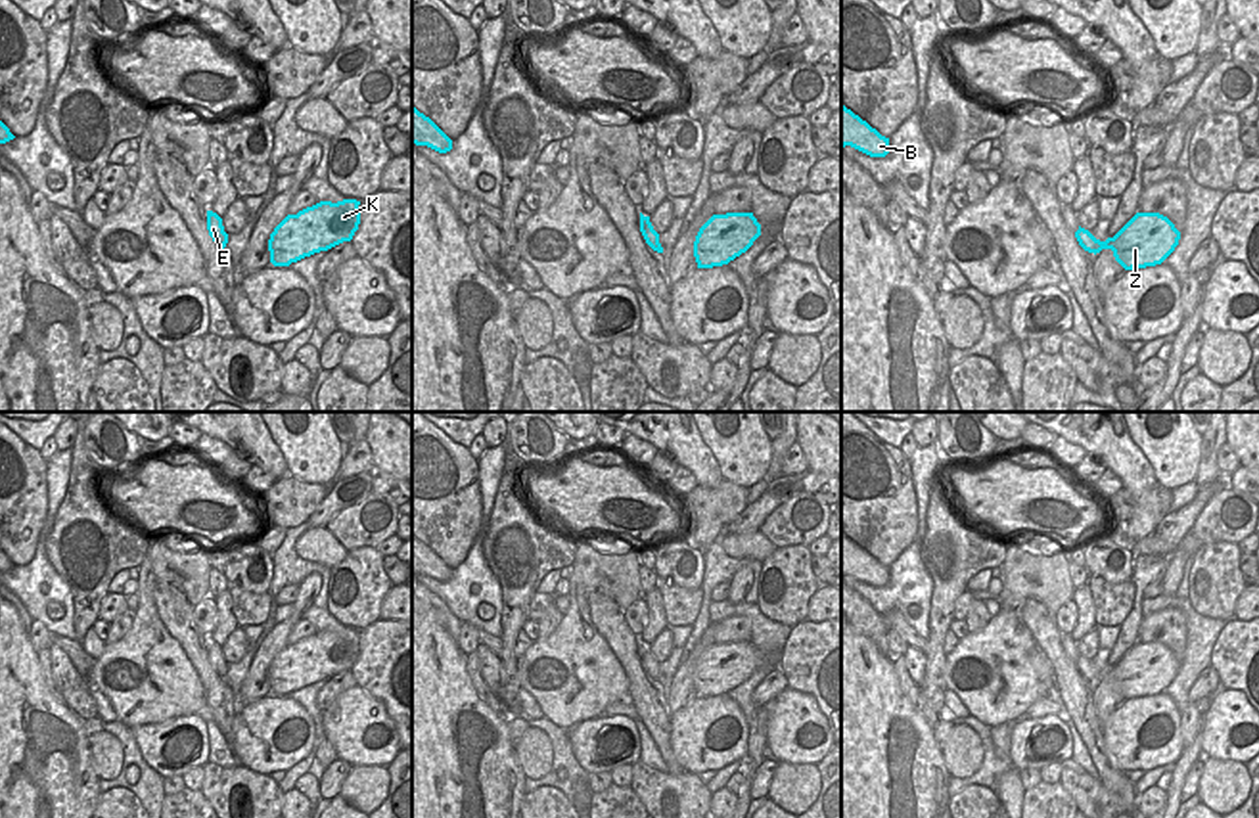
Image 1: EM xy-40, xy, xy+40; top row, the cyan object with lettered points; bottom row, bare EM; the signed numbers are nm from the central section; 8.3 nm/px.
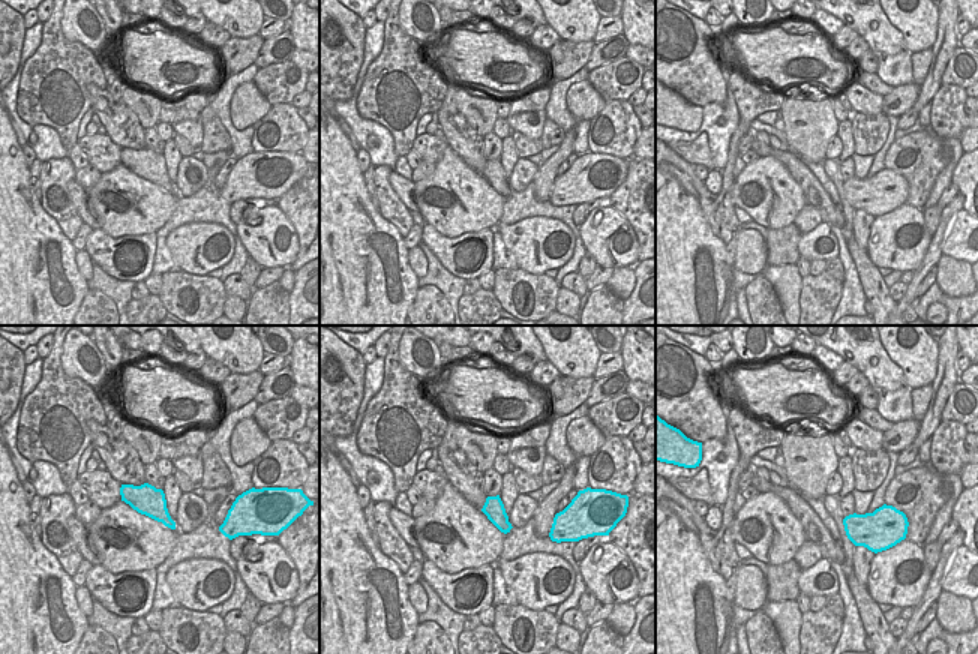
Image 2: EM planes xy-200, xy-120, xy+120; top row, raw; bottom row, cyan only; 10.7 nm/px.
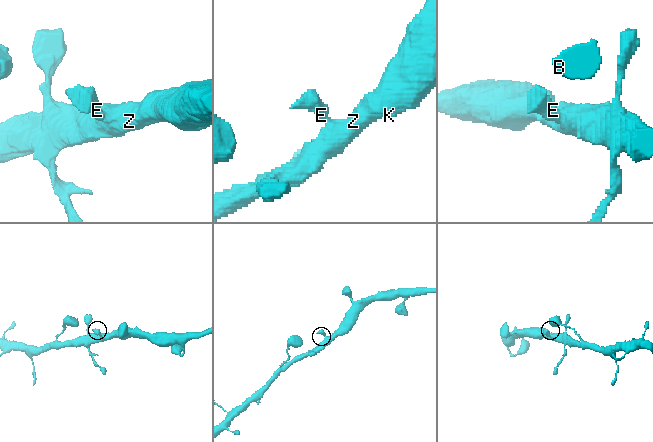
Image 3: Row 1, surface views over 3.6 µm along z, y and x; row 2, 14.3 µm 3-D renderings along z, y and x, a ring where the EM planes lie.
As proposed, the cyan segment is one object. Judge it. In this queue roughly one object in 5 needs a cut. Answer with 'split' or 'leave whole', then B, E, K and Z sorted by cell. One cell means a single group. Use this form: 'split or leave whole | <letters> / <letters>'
leave whole | B E K Z

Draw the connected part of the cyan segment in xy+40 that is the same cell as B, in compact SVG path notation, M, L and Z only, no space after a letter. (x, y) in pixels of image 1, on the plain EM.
M841 533L841 577L845 575L851 575L870 586L885 586L889 582L889 567L881 565Z

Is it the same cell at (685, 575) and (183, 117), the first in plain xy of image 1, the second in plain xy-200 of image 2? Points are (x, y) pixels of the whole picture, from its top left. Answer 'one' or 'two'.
one

